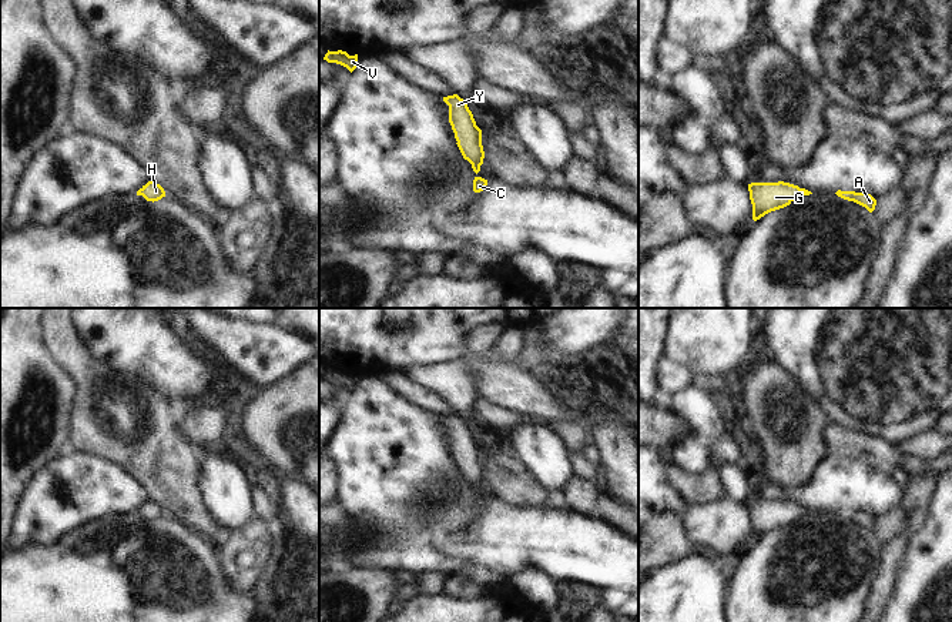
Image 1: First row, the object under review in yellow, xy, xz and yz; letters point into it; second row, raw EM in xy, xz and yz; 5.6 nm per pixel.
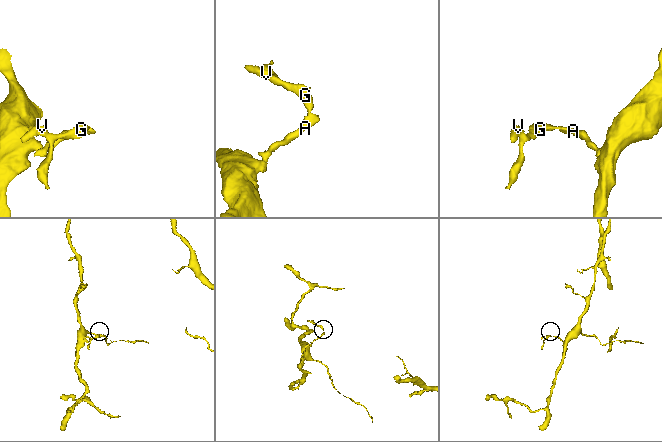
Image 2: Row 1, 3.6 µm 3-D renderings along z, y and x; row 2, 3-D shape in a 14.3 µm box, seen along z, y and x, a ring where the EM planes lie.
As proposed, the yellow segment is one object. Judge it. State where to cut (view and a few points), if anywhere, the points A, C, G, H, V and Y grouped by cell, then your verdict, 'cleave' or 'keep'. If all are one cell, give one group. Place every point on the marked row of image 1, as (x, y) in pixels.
no cut; A C G H V Y; keep

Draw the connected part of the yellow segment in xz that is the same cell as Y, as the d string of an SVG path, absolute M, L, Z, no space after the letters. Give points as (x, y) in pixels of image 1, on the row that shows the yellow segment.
M453 94L443 97L443 101L449 106L449 123L455 133L456 144L463 158L472 164L473 171L477 174L485 158L482 130L476 126L466 100Z

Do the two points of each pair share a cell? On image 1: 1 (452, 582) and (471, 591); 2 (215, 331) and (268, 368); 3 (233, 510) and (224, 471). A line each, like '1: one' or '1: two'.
1: one
2: one
3: one

